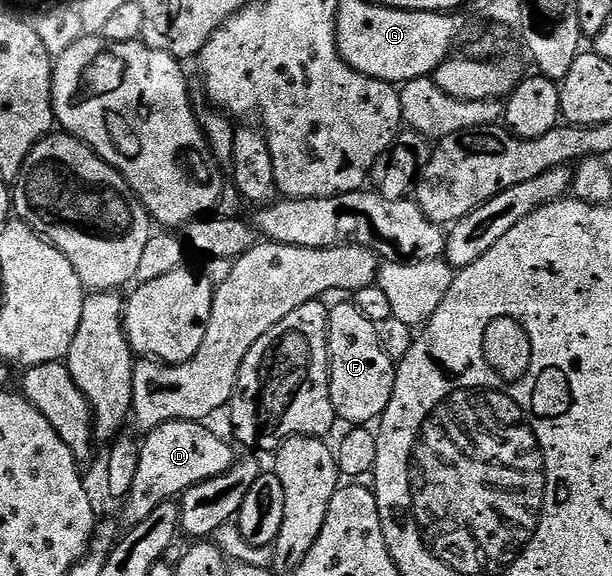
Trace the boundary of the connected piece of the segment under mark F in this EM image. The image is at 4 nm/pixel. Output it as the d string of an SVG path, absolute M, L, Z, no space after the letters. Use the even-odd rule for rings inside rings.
M353 302L338 303L329 308L330 324L326 340L330 350L330 404L334 406L335 416L342 419L346 425L370 425L386 412L388 401L392 397L394 388L394 372L396 364L380 349L380 341L376 341L375 323L368 321L360 309L356 309Z

